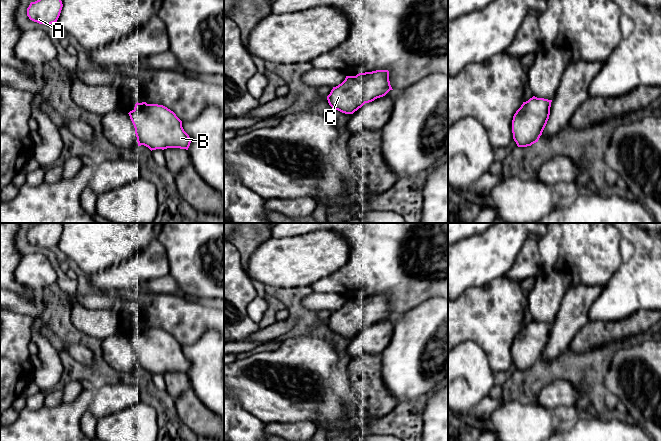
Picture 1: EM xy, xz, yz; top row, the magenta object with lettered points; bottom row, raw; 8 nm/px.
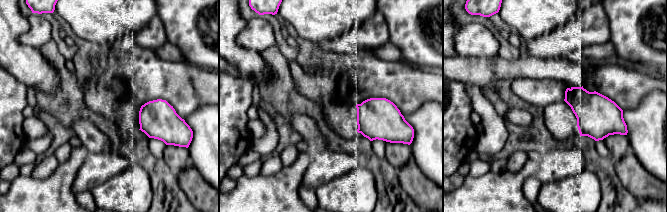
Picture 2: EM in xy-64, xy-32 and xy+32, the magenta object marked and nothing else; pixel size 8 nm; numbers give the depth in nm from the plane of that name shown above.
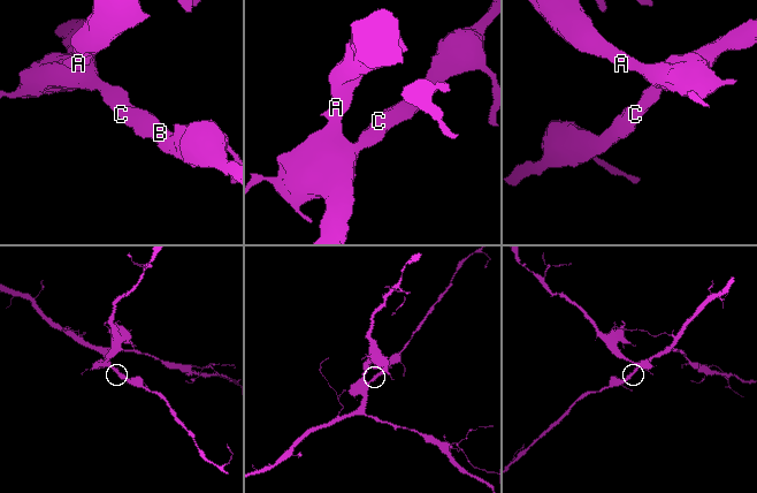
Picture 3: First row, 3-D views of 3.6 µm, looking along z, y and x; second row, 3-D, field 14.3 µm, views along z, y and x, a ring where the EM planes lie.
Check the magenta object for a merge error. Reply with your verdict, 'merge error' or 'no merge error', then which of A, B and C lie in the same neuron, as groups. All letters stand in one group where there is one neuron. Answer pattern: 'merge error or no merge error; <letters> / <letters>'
no merge error; A B C

